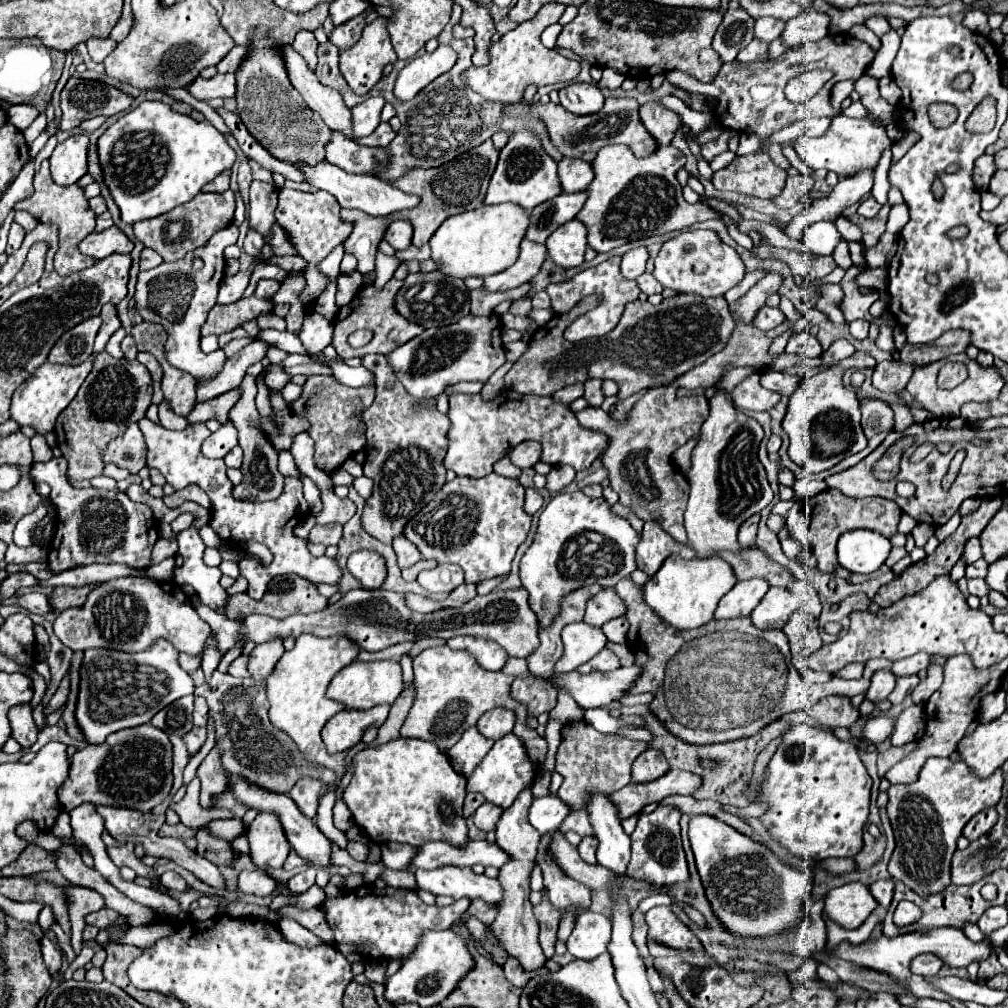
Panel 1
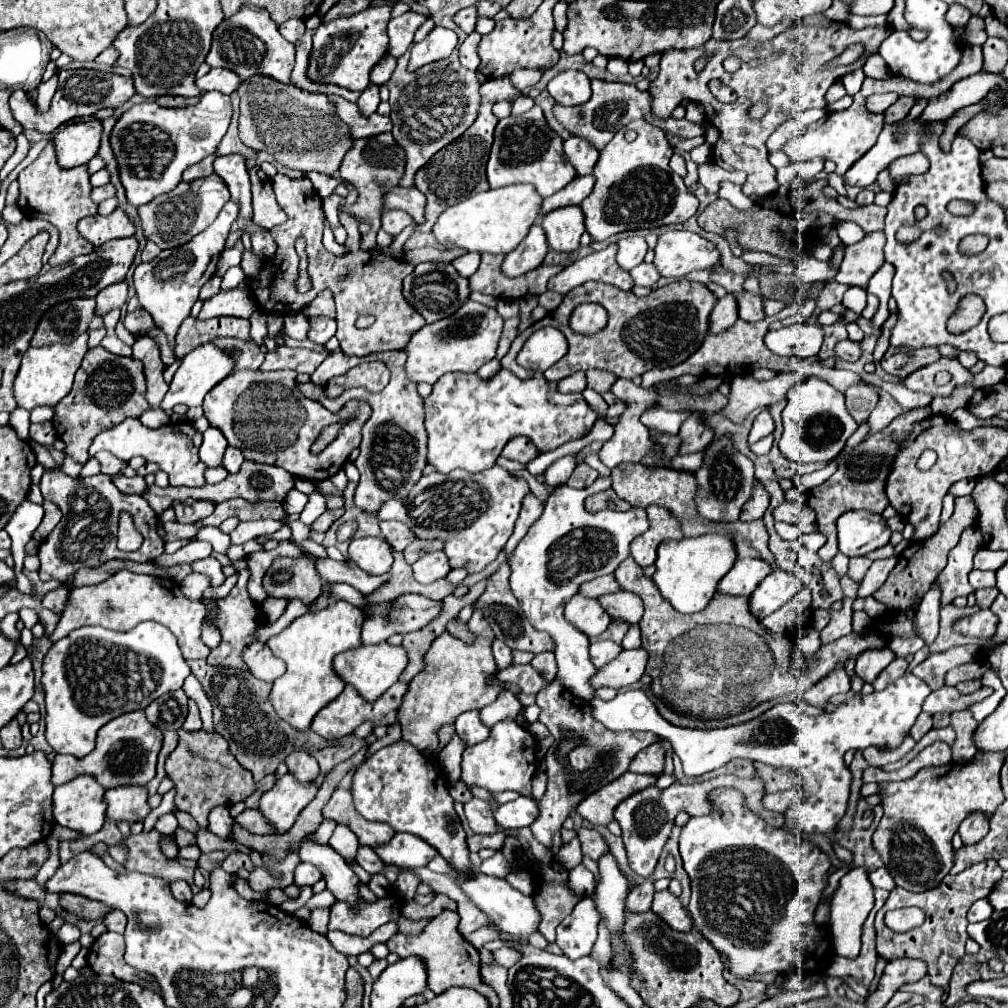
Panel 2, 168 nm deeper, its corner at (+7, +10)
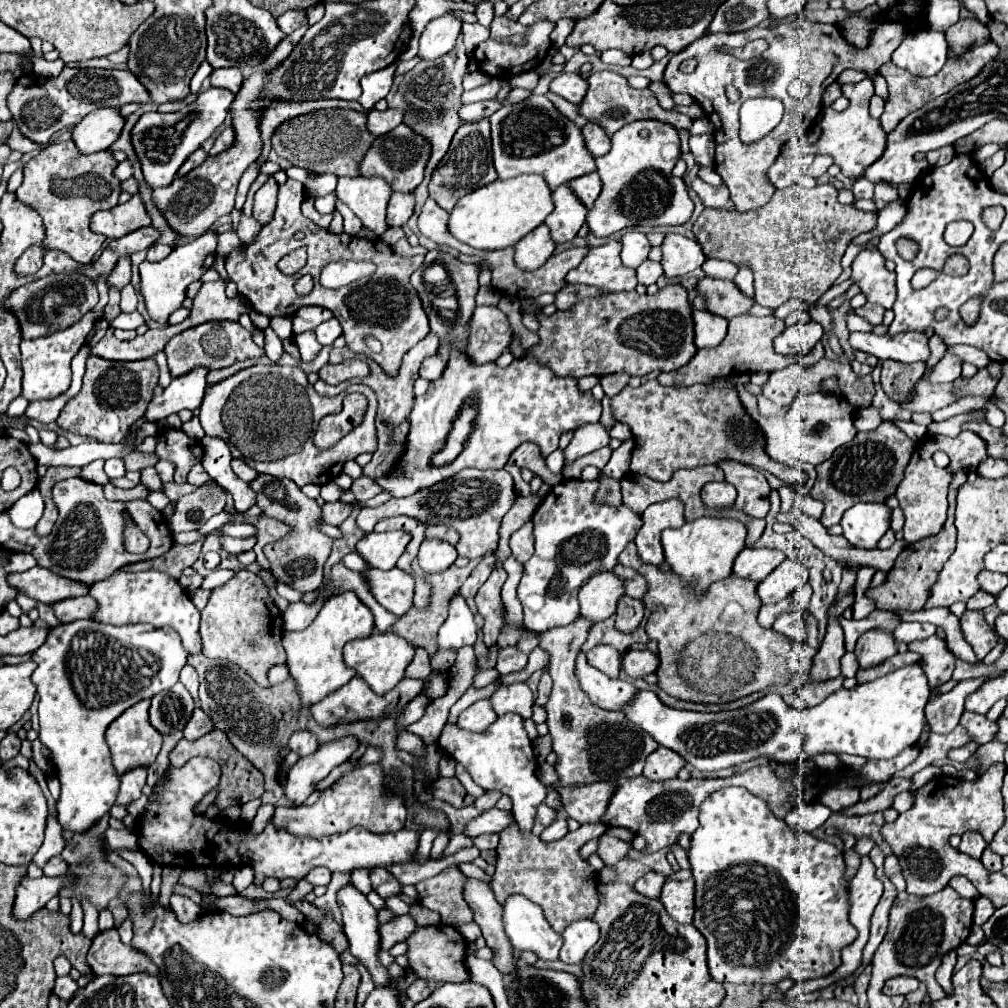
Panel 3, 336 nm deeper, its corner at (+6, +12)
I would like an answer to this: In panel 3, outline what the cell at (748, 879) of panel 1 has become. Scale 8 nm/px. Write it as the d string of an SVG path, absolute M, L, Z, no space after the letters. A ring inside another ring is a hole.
M722 788L714 796L710 796L702 806L700 806L700 826L692 834L692 848L688 852L688 860L692 866L692 876L696 880L696 914L694 914L694 926L700 930L700 934L706 938L708 950L708 972L710 978L716 982L732 982L732 984L778 984L784 978L794 980L796 984L812 980L812 978L822 978L832 974L842 962L842 948L850 946L854 938L858 936L858 930L850 924L848 920L848 880L844 878L844 854L830 842L818 840L812 834L798 832L790 828L784 820L776 818L770 814L768 804L746 792L744 788Z

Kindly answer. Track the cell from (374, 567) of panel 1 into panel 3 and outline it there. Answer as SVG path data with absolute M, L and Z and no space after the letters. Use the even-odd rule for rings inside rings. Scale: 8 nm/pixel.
M402 530L384 532L384 534L370 532L356 544L356 552L362 554L364 560L372 568L390 570L396 566L396 562L402 556L410 538L412 536L408 532L402 532Z

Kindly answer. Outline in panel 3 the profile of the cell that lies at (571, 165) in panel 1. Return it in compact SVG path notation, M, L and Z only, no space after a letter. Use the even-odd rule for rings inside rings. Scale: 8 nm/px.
M588 122L582 128L582 134L586 138L586 146L592 152L592 156L604 156L610 152L610 138L606 136L606 132L598 124Z

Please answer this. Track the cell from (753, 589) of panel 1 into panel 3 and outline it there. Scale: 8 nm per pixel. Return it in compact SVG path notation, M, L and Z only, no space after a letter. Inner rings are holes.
M744 548L734 562L734 574L754 582L762 582L776 566L784 562L784 554L772 548Z

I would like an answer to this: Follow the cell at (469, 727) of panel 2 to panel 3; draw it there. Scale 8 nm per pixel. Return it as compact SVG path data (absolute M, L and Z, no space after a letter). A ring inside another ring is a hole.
M490 698L478 700L472 706L468 706L460 716L458 716L458 726L470 732L482 732L496 720L496 712L492 710Z

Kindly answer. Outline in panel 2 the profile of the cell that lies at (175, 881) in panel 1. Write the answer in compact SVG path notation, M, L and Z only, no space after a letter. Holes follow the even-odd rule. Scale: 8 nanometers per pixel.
M173 880L169 886L171 886L171 894L173 894L179 902L191 902L193 892L191 892L191 886L189 886L185 880Z

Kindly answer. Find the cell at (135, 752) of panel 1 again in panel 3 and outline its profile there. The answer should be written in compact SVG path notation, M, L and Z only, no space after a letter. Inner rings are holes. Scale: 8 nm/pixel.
M142 700L142 702L134 704L134 708L128 708L106 730L106 742L110 746L112 764L118 770L118 774L124 774L124 772L138 768L138 766L150 766L160 752L162 734L154 732L154 726L148 720L148 708L150 708L150 700Z

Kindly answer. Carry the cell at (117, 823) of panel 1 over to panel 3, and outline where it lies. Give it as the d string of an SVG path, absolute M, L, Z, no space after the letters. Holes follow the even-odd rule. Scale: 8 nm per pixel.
M132 768L130 772L122 774L122 786L116 798L118 806L128 806L130 802L142 796L142 788L146 784L146 768Z

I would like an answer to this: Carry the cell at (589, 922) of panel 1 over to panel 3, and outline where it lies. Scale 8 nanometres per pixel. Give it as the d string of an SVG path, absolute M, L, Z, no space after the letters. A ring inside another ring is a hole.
M592 918L572 922L564 932L564 946L560 950L560 960L566 964L578 964L586 956L586 952L598 942L600 928Z

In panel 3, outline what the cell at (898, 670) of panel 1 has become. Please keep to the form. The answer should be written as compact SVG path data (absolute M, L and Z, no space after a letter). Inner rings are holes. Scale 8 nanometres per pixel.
M904 622L904 624L898 624L896 630L892 632L896 642L914 642L914 640L924 640L928 636L932 636L936 632L936 626L934 624L928 624L928 622Z

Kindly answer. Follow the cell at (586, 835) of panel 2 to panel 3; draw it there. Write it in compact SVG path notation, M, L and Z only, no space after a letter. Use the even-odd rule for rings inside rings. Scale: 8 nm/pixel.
M600 836L600 844L598 844L598 856L604 860L606 866L612 866L616 864L618 860L626 858L628 856L628 850L632 848L630 842L624 842L620 838L614 838L614 836Z

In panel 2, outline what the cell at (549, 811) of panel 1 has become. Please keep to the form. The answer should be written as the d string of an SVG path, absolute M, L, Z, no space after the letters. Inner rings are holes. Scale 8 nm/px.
M519 796L513 802L501 804L499 810L495 810L495 822L505 828L523 828L529 826L539 814L539 800L533 796L525 798Z

